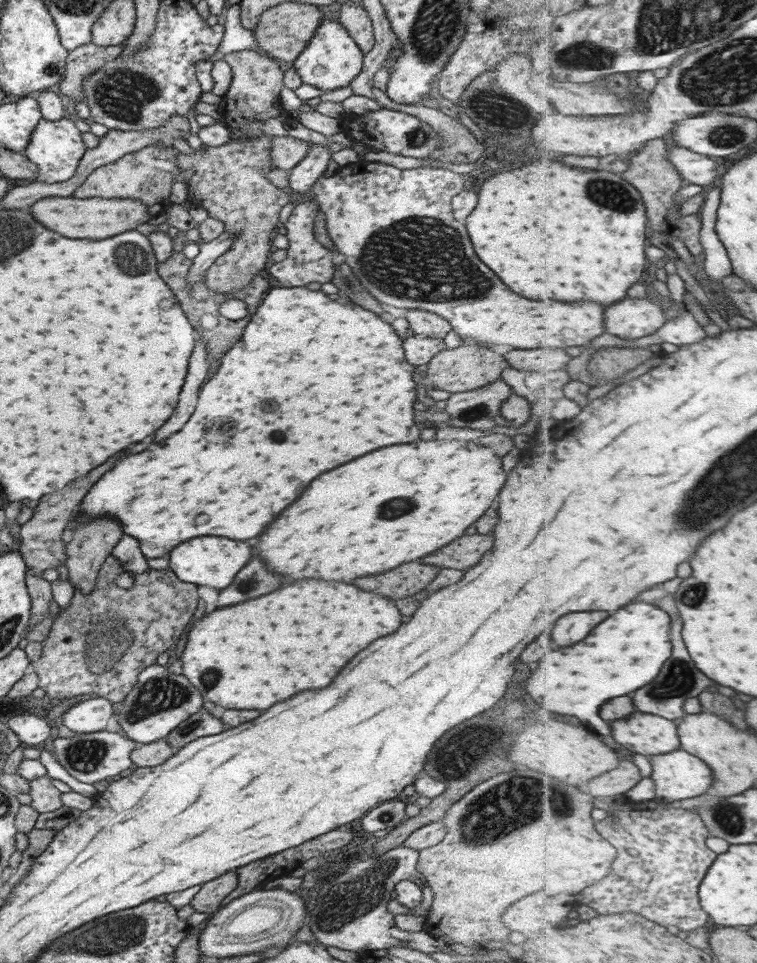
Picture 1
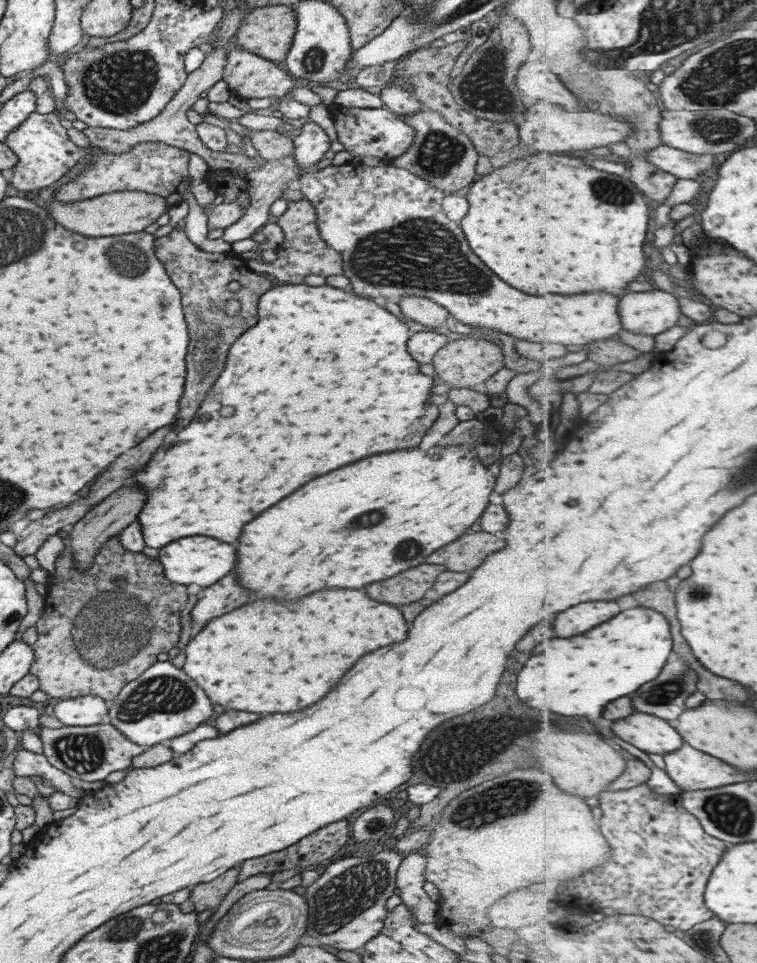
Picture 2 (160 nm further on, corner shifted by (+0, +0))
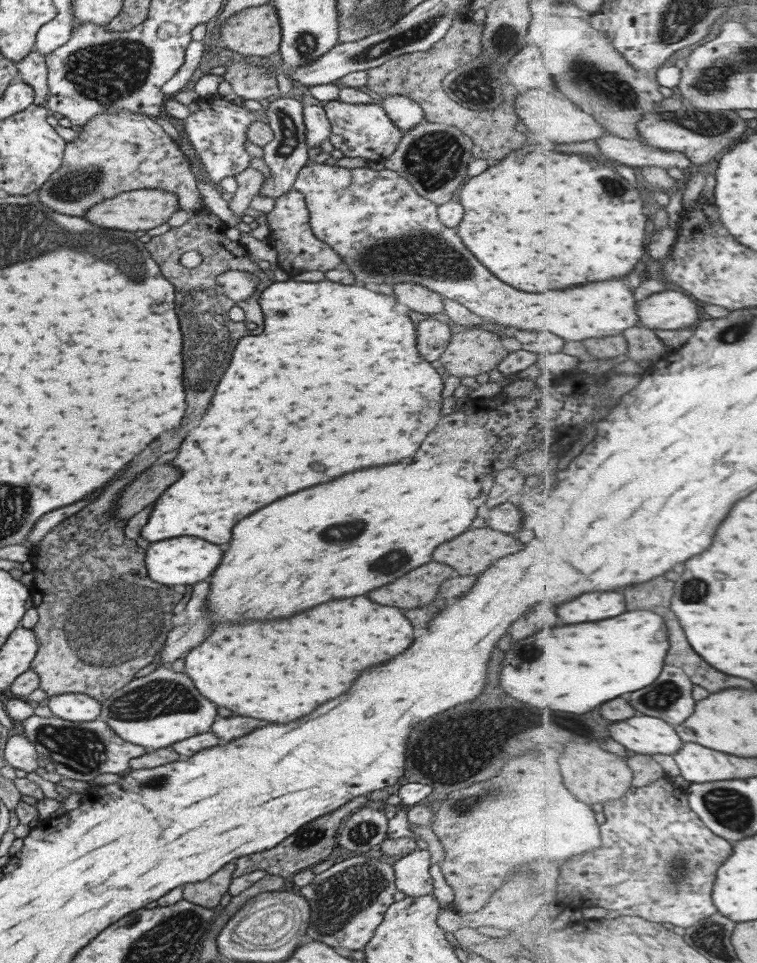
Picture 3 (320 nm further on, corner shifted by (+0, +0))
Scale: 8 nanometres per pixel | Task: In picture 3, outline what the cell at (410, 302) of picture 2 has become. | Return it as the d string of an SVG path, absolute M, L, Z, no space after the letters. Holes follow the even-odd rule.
M398 282L391 286L399 302L405 304L409 310L429 316L436 316L439 312L443 312L443 298L420 284Z

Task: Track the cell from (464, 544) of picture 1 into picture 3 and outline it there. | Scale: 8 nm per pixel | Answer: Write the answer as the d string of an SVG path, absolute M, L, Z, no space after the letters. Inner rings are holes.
M486 526L485 528L465 530L461 536L455 536L453 540L439 544L433 550L433 560L451 566L457 574L469 576L469 574L481 574L485 568L489 568L489 564L493 564L493 560L499 560L501 556L513 554L513 552L519 552L522 547L517 542L517 538L513 538L513 534L502 533Z

